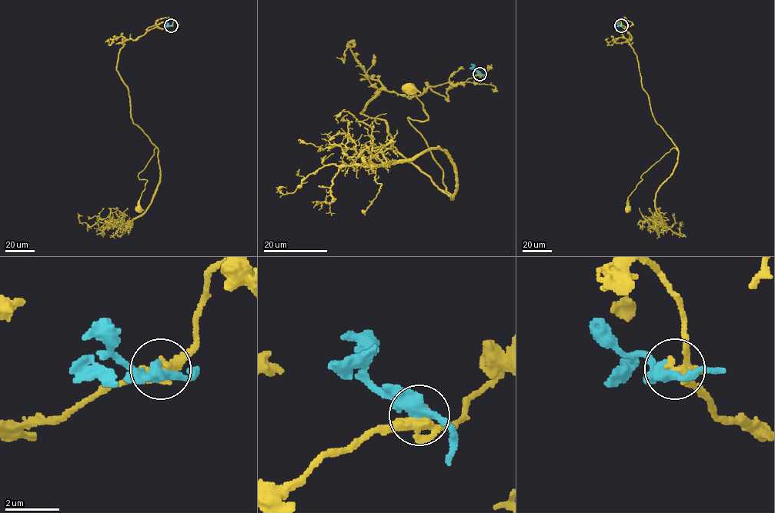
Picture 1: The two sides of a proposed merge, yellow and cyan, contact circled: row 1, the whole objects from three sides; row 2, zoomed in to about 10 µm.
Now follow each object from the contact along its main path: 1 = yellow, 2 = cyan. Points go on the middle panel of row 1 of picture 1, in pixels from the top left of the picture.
1: (479, 73), (414, 96), (381, 89), (361, 113), (449, 194), (407, 118), (428, 118), (409, 88)
2: (479, 73), (473, 68), (472, 64)

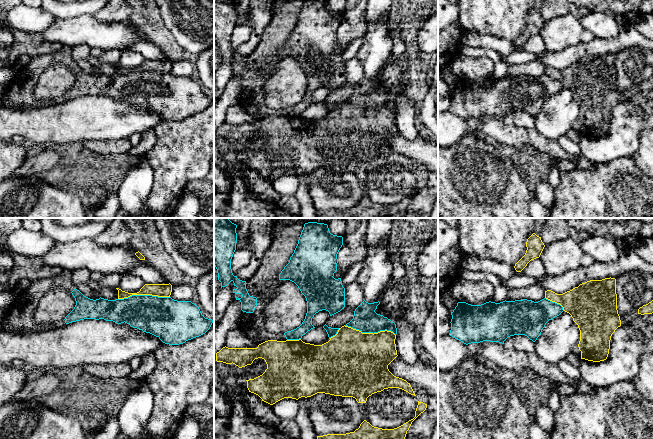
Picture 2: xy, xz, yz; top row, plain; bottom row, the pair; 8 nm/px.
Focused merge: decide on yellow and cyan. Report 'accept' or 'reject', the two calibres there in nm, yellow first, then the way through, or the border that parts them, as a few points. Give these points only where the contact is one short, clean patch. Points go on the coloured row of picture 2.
reject; 110 nm thick on the yellow side, 320 nm on the other

